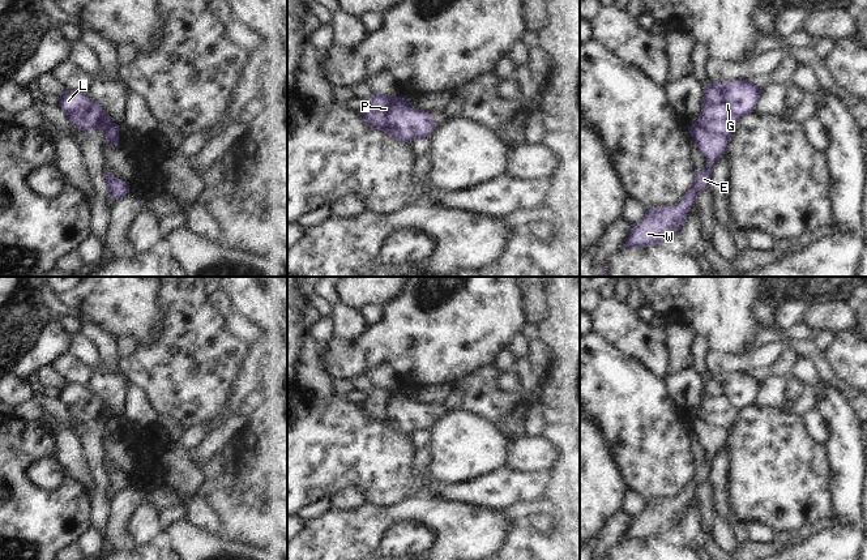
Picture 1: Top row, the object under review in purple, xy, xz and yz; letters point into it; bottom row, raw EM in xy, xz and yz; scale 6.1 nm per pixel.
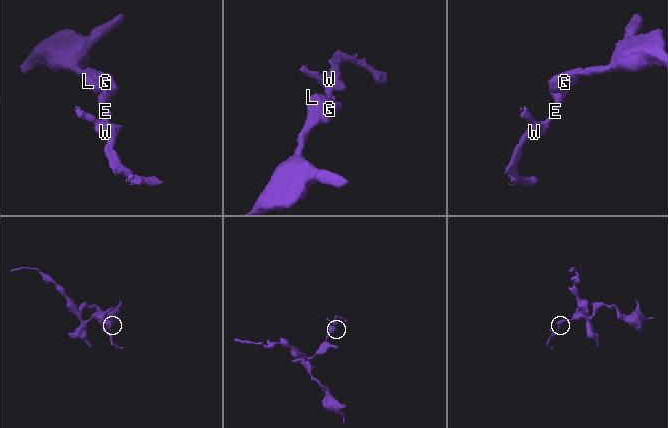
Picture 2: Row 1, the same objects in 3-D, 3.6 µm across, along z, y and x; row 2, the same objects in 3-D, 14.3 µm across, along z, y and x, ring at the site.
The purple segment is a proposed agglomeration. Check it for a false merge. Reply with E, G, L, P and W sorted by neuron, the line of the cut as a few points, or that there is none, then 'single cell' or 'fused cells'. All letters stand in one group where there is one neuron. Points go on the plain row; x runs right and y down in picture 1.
E W / G L P | yz (695, 415), (729, 431) | fused cells

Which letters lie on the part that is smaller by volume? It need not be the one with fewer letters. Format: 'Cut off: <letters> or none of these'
Cut off: E, W

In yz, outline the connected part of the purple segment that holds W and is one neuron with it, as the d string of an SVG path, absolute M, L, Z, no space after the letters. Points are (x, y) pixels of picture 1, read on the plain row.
M696 415L688 419L688 424L705 449L708 462L697 463L692 480L675 499L648 501L642 513L632 517L632 523L623 539L644 540L648 538L661 538L671 529L678 527L691 499L695 497L696 490L710 479L713 458L727 444L730 431L710 426Z

